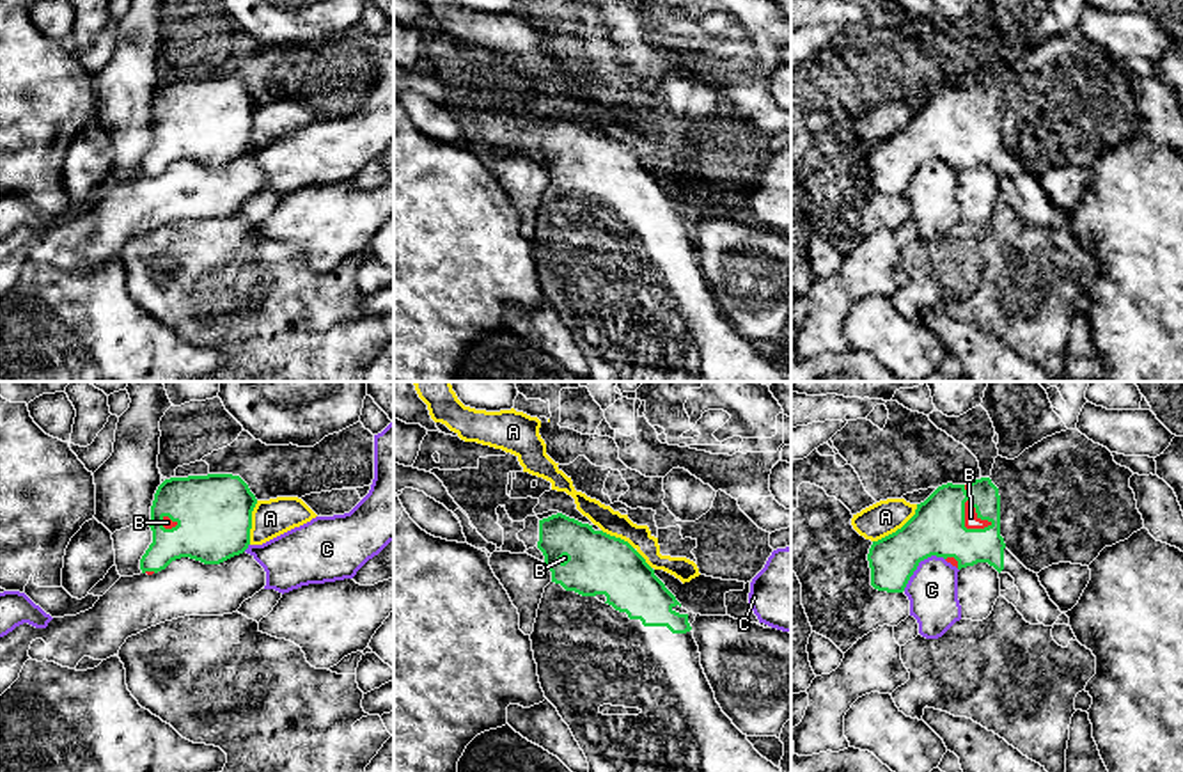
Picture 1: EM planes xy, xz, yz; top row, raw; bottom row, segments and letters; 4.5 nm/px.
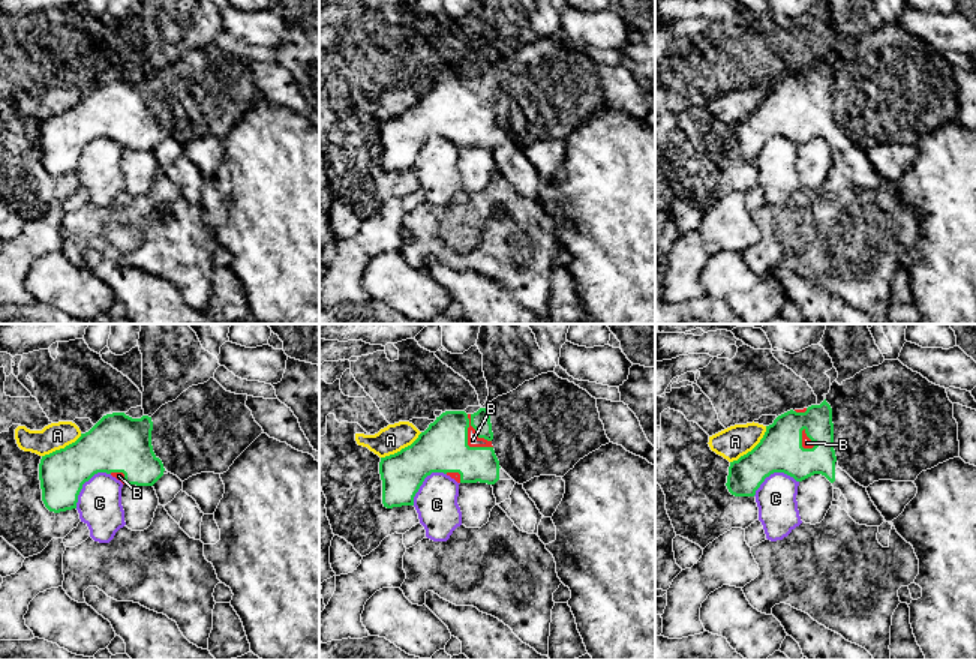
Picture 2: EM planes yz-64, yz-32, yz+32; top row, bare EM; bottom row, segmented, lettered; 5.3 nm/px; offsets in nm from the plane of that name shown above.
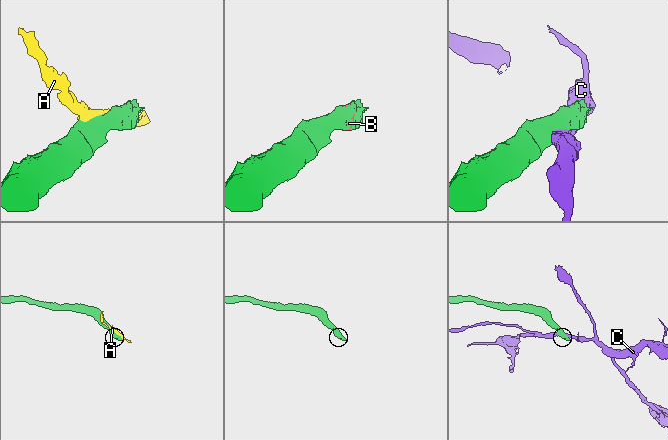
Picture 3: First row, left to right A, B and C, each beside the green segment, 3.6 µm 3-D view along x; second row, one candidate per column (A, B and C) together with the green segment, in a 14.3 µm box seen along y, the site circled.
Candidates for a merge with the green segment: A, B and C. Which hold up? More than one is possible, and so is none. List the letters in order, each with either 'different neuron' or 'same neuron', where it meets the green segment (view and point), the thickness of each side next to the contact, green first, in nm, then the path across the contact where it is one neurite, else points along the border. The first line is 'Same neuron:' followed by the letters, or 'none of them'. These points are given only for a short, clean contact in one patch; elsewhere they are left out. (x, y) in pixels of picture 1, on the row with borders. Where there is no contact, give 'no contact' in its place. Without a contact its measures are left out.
Same neuron: B
A: different neuron | xz (628, 543) | 280/110 nm
B: same neuron | yz (978, 515) | 240/60 nm
C: different neuron | yz (917, 565) | 240/220 nm

